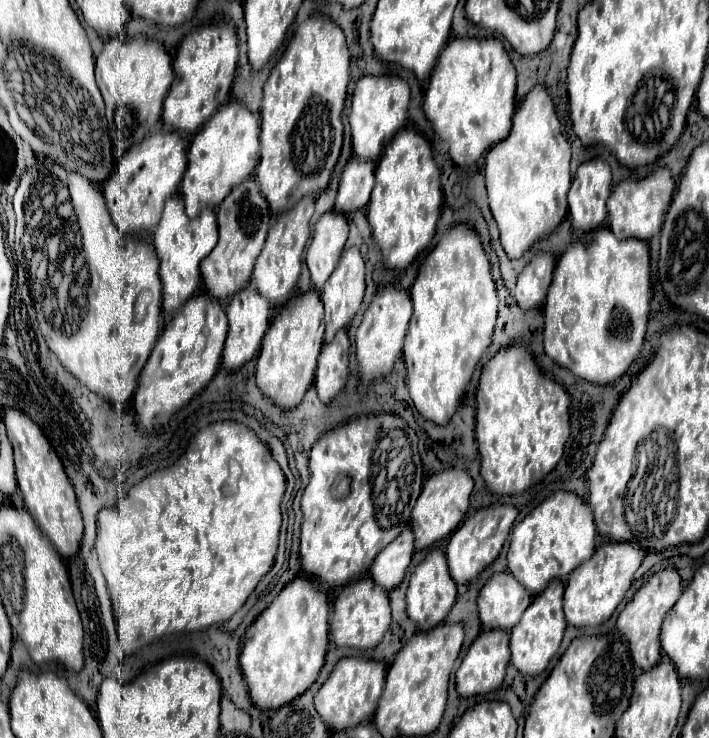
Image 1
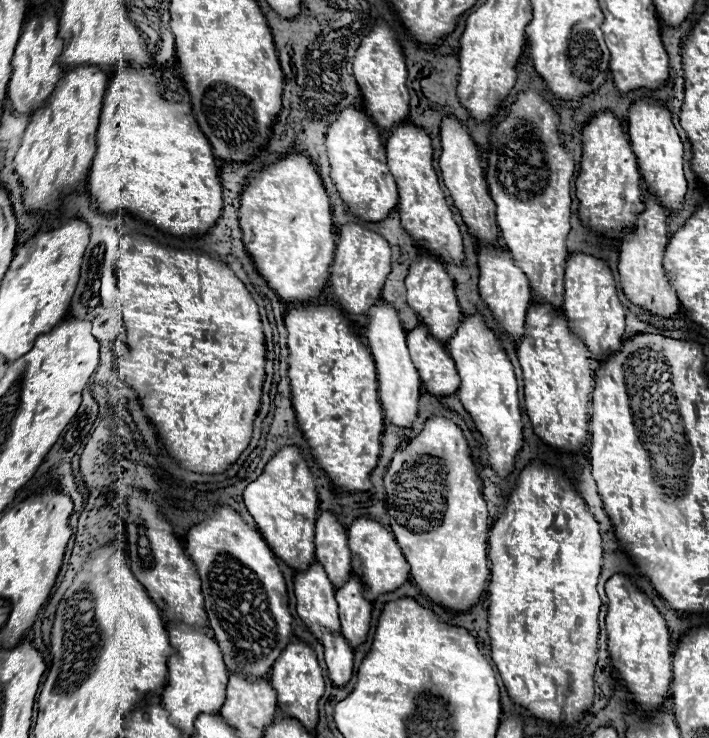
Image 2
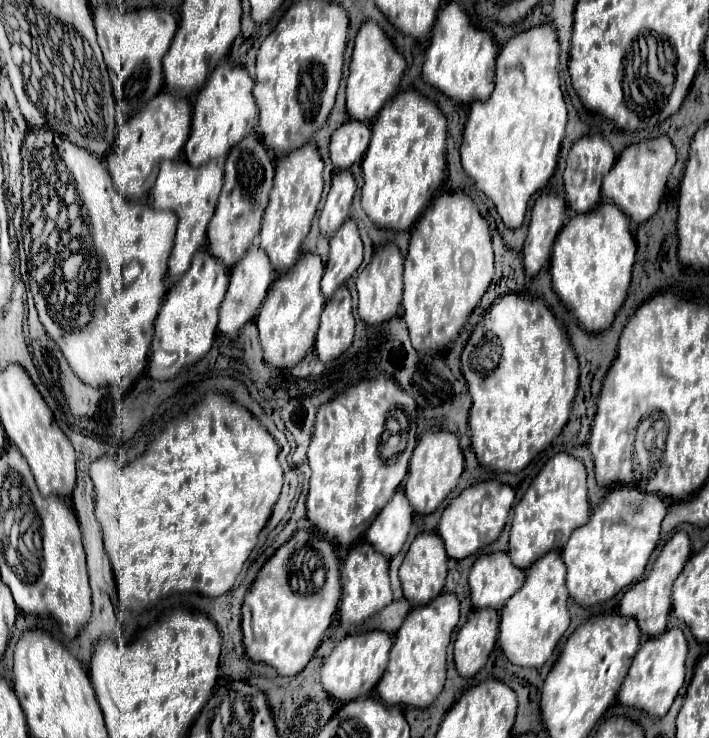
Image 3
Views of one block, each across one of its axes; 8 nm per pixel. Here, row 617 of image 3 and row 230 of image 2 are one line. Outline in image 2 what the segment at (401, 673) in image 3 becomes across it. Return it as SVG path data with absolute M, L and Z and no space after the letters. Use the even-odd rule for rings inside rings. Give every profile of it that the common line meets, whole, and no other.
M408 120L396 124L396 128L390 132L386 140L386 156L388 156L388 168L398 184L398 194L400 194L398 212L404 230L414 240L424 242L424 246L430 252L434 252L442 262L460 264L464 258L462 234L454 220L454 212L446 202L446 194L440 188L438 174L432 166L432 140L426 134L426 130L414 126Z

